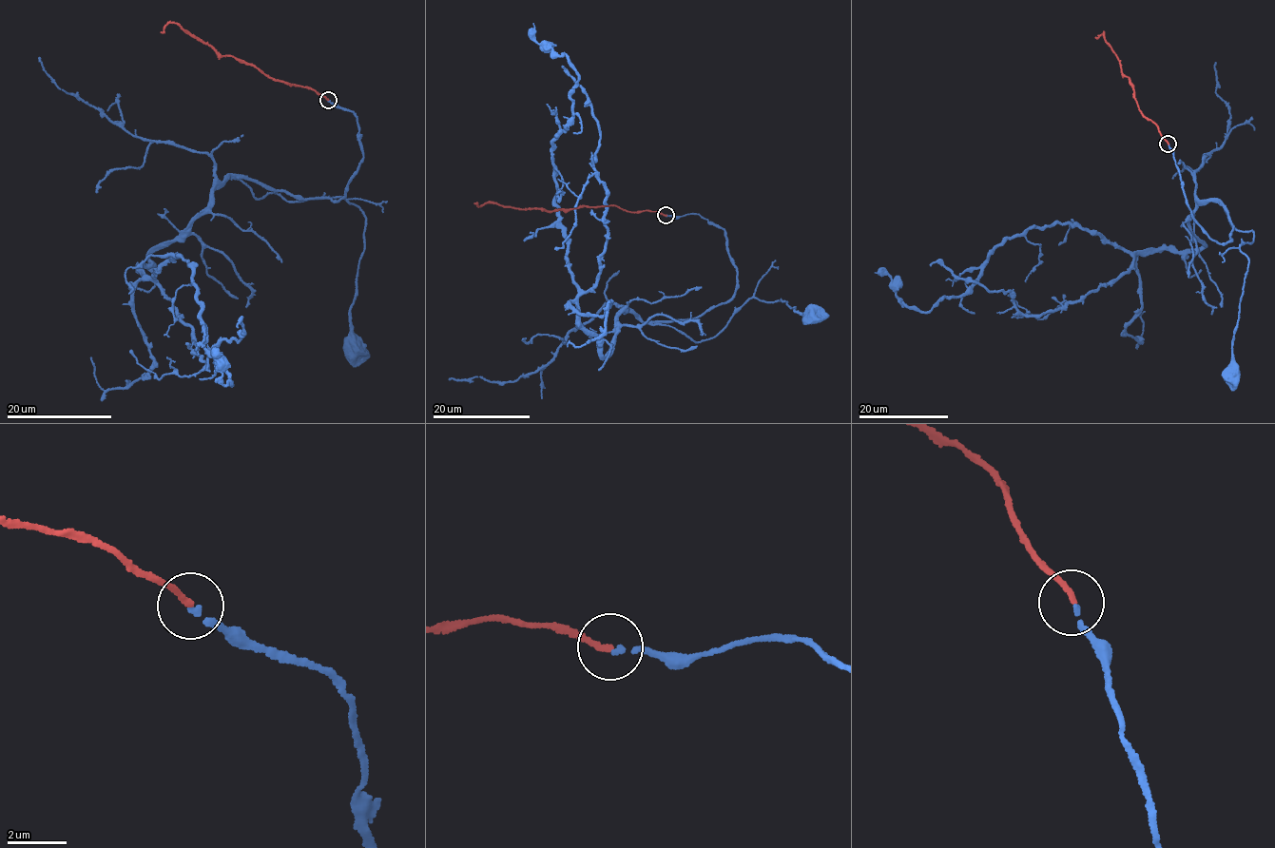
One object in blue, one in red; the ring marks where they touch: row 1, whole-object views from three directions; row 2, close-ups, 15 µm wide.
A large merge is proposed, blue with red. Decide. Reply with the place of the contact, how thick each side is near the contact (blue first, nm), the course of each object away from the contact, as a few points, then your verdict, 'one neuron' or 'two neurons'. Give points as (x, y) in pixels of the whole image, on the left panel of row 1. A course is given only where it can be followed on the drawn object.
place (328, 100); calibres 150 and 190 nm; course blue (328, 101), (359, 133), (342, 198), (241, 180), (258, 199), (341, 197), (361, 211), (354, 349); course red (328, 100), (306, 87), (274, 81), (252, 65), (232, 56), (221, 56), (173, 22), (165, 25), (161, 32); one neuron

